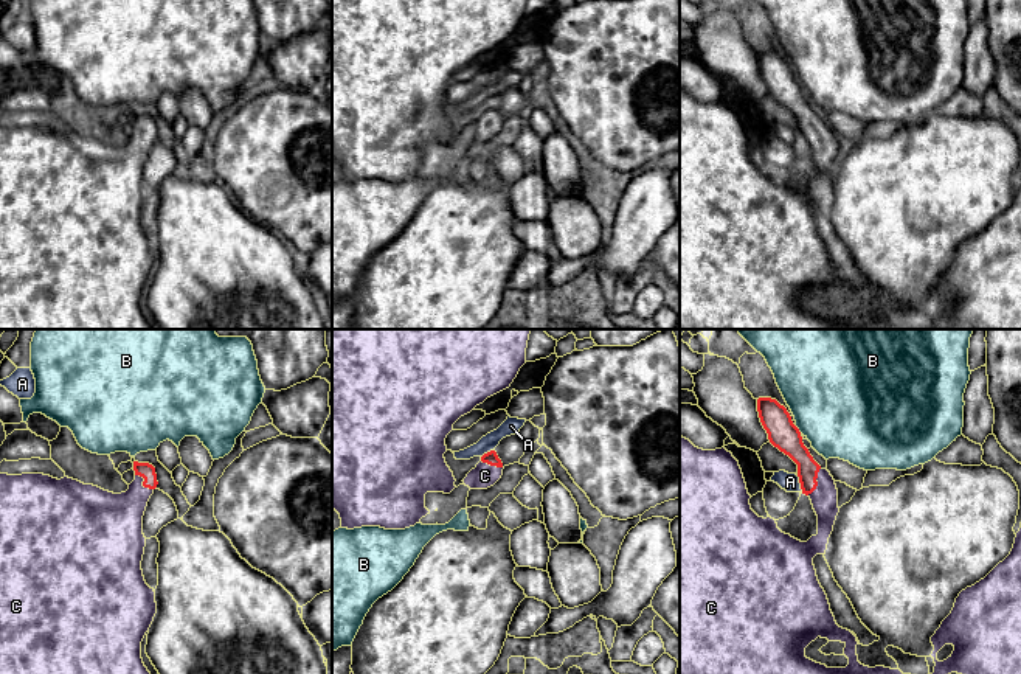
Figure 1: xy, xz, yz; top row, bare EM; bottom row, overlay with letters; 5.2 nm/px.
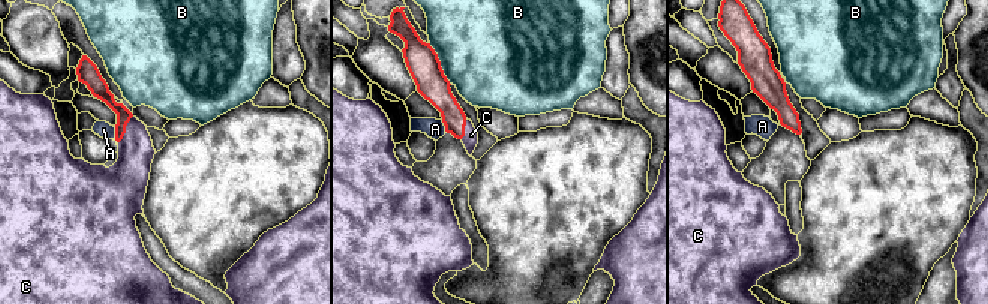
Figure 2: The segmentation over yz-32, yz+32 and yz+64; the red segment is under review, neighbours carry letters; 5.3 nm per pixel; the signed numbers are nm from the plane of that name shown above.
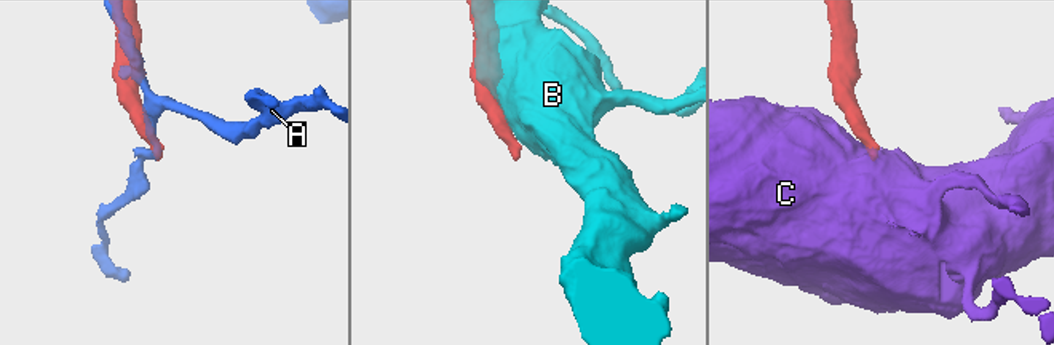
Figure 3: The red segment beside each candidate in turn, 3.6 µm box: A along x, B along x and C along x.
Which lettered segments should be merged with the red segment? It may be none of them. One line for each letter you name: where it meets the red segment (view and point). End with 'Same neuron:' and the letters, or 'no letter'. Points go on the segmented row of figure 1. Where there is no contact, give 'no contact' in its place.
C: contact yz (816, 482)
Same neuron: C

